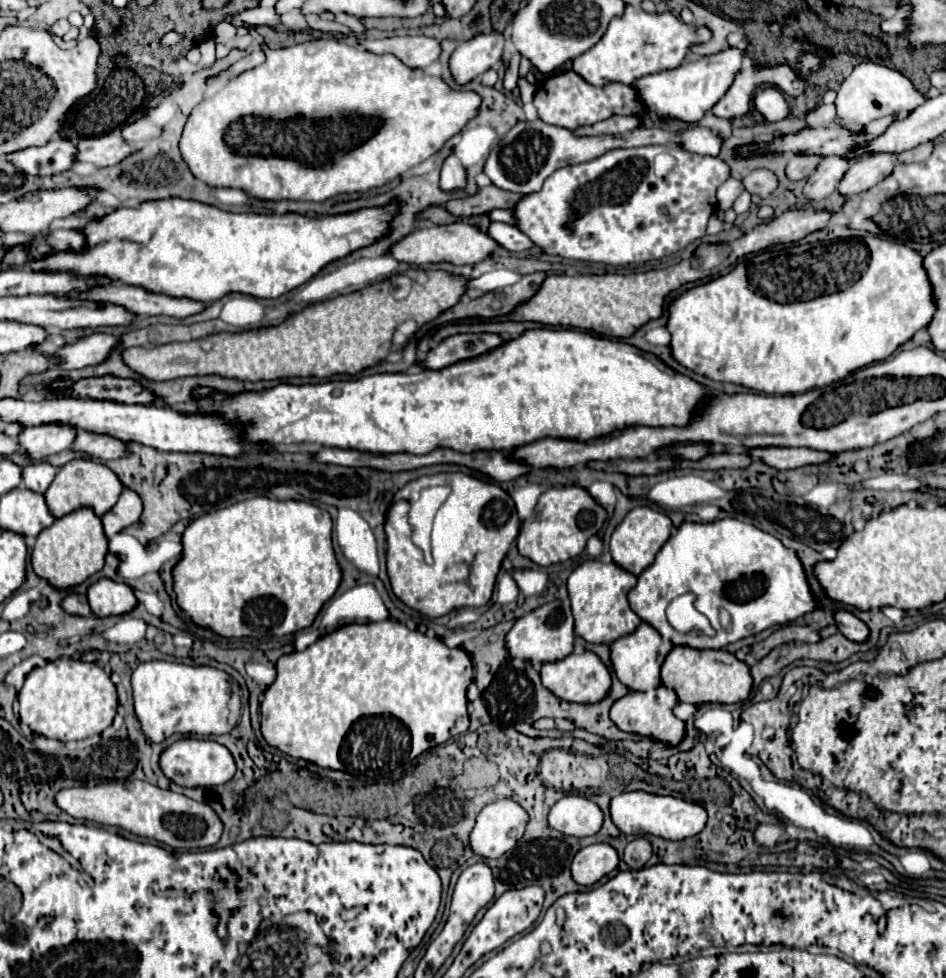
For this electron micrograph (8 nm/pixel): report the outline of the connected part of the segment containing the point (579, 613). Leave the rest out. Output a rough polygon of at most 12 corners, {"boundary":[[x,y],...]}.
{"boundary":[[586,560],[568,578],[574,632],[612,644],[642,622],[636,576]]}

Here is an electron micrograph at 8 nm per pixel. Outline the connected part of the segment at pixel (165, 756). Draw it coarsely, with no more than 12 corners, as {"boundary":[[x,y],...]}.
{"boundary":[[182,738],[160,754],[184,788],[226,784],[236,764],[214,740]]}

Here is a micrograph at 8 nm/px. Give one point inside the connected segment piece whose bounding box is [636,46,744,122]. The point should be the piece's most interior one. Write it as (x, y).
(687, 92)

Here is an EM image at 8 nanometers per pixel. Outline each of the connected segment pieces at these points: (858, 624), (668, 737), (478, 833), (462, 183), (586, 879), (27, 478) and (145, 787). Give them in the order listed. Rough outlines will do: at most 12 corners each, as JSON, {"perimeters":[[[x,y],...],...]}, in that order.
{"perimeters":[[[844,608],[834,610],[836,628],[848,640],[864,642],[868,626]],[[660,684],[628,692],[610,708],[624,732],[676,746],[684,722],[672,714],[678,698]],[[512,798],[484,806],[470,846],[484,858],[512,850],[528,812]],[[452,154],[444,160],[440,190],[466,188],[466,170]],[[590,844],[572,860],[572,878],[596,884],[618,866],[610,844]],[[46,460],[22,470],[24,486],[44,494],[58,468]],[[142,780],[64,788],[72,818],[172,850],[222,834],[210,806]]]}

